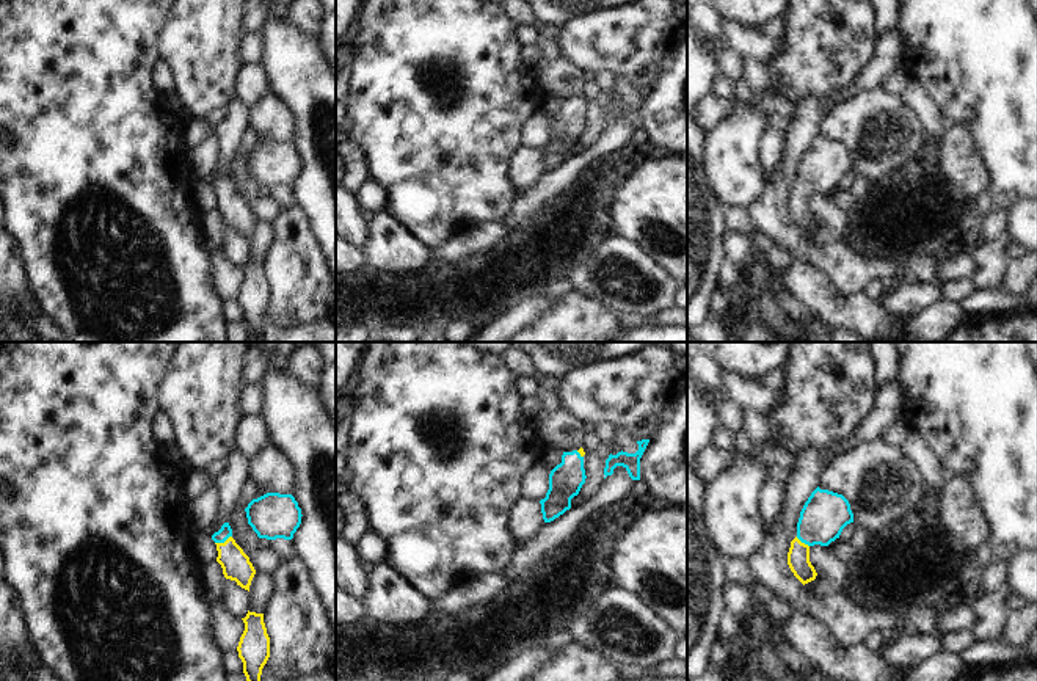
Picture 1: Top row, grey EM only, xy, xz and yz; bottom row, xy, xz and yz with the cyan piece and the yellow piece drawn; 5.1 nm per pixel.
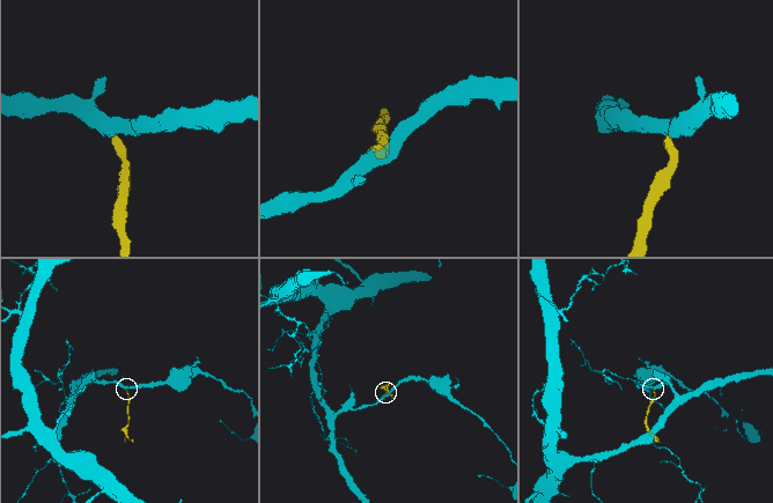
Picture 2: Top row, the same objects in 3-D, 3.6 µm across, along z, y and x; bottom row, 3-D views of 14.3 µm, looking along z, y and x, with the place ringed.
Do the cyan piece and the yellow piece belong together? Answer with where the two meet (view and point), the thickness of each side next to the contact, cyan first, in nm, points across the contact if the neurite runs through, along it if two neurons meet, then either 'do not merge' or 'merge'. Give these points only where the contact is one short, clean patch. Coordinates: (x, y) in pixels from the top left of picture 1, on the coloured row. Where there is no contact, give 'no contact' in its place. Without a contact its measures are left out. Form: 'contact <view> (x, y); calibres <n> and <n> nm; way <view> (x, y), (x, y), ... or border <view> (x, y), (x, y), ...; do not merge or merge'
contact xy (223, 542); calibres 70 and 150 nm; way xy (225, 532), (223, 542), (236, 564); merge

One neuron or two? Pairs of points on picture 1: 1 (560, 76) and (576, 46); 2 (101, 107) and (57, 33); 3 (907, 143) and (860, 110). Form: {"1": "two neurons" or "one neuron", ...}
{"1": "two neurons", "2": "one neuron", "3": "one neuron"}

